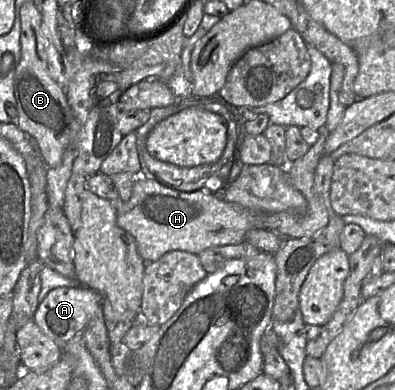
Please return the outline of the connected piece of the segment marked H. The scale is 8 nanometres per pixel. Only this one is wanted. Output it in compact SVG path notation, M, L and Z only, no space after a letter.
M319 130L320 136L315 144L300 158L289 162L286 167L288 178L298 191L300 191L307 201L307 209L304 213L292 212L253 212L243 206L229 202L209 190L196 190L184 192L166 186L154 179L147 179L141 176L136 177L133 184L132 195L127 202L118 202L116 205L117 225L129 233L135 240L139 255L145 263L158 260L165 253L173 250L182 250L198 255L203 250L213 246L223 246L238 244L245 240L246 233L252 228L272 230L284 238L302 238L311 236L315 232L323 229L329 221L328 211L314 192L314 175L320 157L324 154L324 144L329 135L328 131Z

